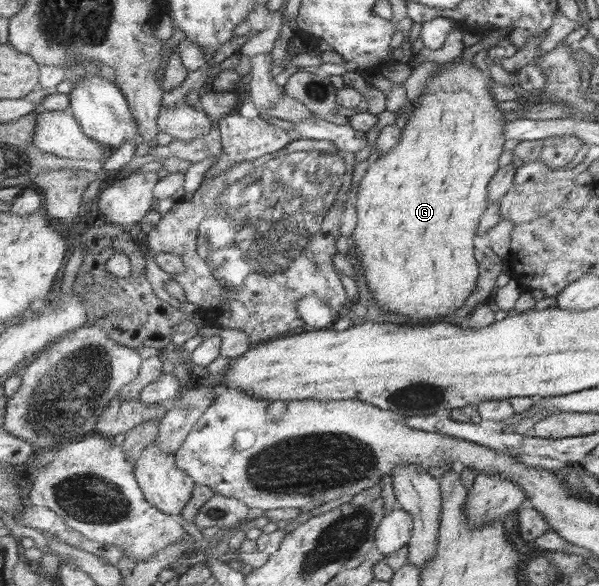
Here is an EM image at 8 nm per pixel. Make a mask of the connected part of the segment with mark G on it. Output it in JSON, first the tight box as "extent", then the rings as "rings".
{"extent":[350,55,505,320],"rings":[[[463,55],[455,57],[452,61],[441,63],[443,69],[437,71],[426,82],[418,103],[413,107],[413,112],[407,117],[407,123],[404,126],[401,141],[389,151],[385,151],[367,170],[366,174],[360,181],[357,195],[354,197],[354,205],[357,208],[357,226],[353,230],[353,248],[350,252],[355,257],[356,264],[361,265],[365,282],[371,291],[371,296],[379,302],[381,308],[385,308],[387,312],[397,312],[415,320],[423,320],[423,318],[433,318],[433,316],[443,316],[443,314],[451,314],[455,310],[459,310],[465,302],[472,297],[476,291],[476,282],[480,280],[479,264],[475,260],[475,236],[477,236],[477,228],[481,222],[481,216],[487,208],[487,186],[493,181],[494,175],[501,169],[501,154],[505,148],[505,111],[499,108],[499,100],[491,95],[491,82],[493,78],[489,72],[485,73],[479,70],[471,58],[463,58]]]}

